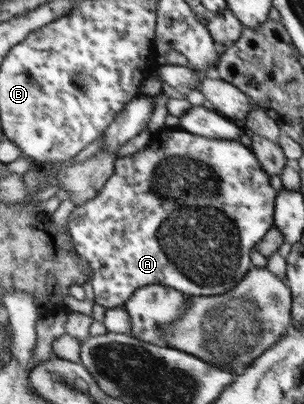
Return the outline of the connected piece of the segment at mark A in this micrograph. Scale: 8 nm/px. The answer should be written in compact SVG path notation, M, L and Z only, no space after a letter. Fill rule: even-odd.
M180 128L153 132L151 141L144 148L129 157L115 160L112 176L104 183L96 198L76 205L69 213L67 231L74 238L74 251L93 269L95 303L106 309L120 307L138 289L150 285L168 286L191 297L216 297L232 291L249 273L252 248L260 244L264 234L268 234L276 222L276 192L268 180L270 178L262 170L257 155L240 140L204 138ZM202 172L214 174L214 178L206 182L200 178ZM154 186L158 188L156 192L152 192ZM204 186L212 186L214 194L198 192Z

